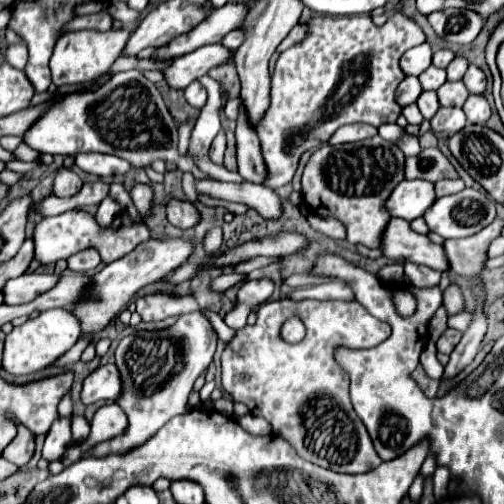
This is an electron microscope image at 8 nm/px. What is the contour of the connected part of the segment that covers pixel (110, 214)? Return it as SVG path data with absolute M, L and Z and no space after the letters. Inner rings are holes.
M105 197L103 201L101 201L101 205L99 205L99 209L97 209L97 219L99 219L99 223L101 225L109 225L111 221L113 221L113 217L117 215L117 211L121 209L121 205L113 199L113 197Z

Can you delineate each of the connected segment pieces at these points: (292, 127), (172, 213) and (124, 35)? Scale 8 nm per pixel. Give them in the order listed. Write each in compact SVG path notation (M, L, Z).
M393 13L383 27L377 27L371 21L371 15L319 15L311 17L305 25L307 39L283 51L277 59L275 73L271 79L271 107L261 119L257 131L269 173L265 185L271 189L287 185L297 171L301 155L319 147L321 143L327 143L339 127L351 123L369 123L373 127L379 127L383 123L395 123L395 119L401 115L401 107L395 101L395 89L405 77L399 67L399 55L403 55L411 47L425 43L425 33L421 31L421 27L401 13Z
M171 199L165 207L167 211L167 219L171 225L179 227L179 229L189 229L199 221L199 213L197 209L187 203L187 201L179 201L179 199Z
M111 27L109 31L83 29L83 31L73 31L73 33L63 35L57 41L53 57L51 57L53 83L57 87L61 87L61 85L83 83L83 81L91 81L95 77L101 77L115 63L115 59L123 53L129 35L131 35L131 31L127 27L119 27L119 29Z

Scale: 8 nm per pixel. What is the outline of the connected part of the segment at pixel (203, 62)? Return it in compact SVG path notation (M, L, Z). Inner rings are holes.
M213 43L213 45L205 45L195 49L189 55L183 55L179 59L175 59L165 71L165 83L171 89L183 91L187 85L191 85L195 79L203 77L209 73L211 67L225 63L231 57L231 51L227 47L223 47L221 43Z

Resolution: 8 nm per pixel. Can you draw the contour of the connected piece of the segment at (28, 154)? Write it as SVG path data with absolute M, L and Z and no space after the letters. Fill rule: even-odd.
M21 142L21 144L17 147L13 154L17 160L24 162L32 161L39 155L37 151L31 149L23 142Z

